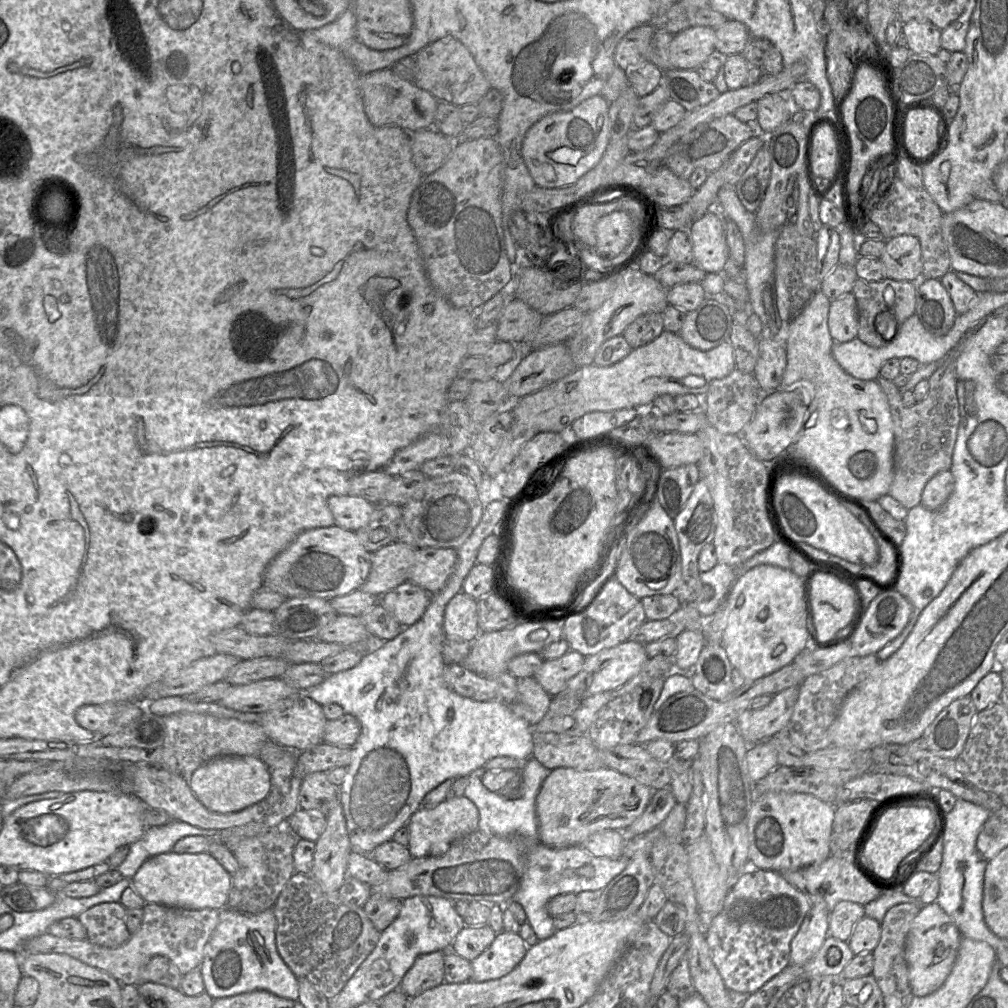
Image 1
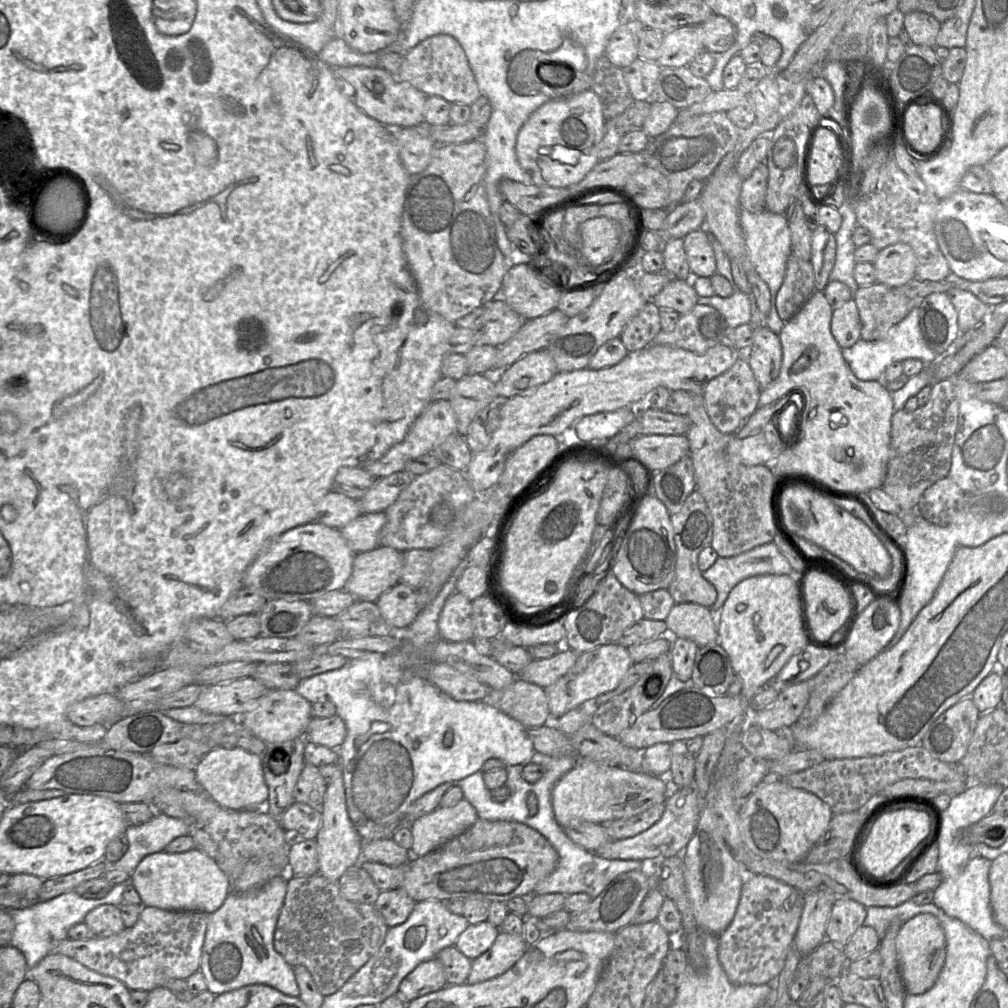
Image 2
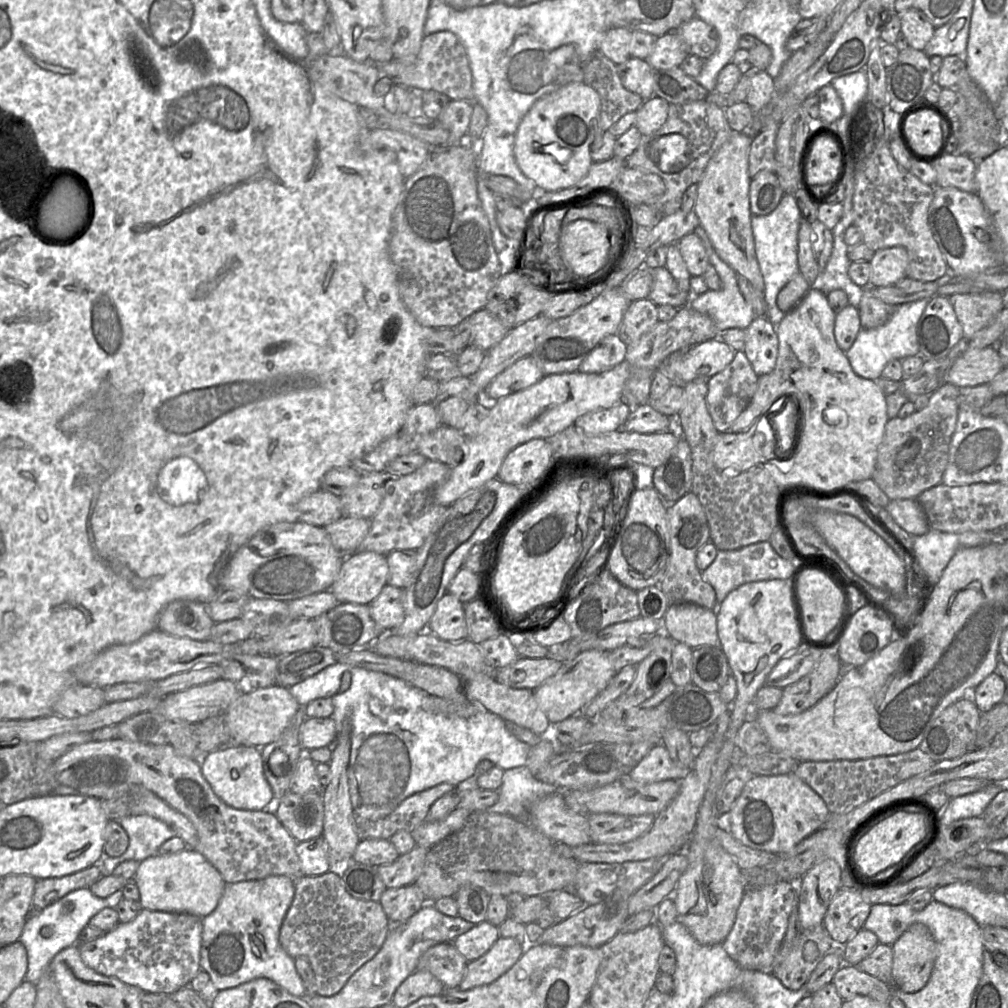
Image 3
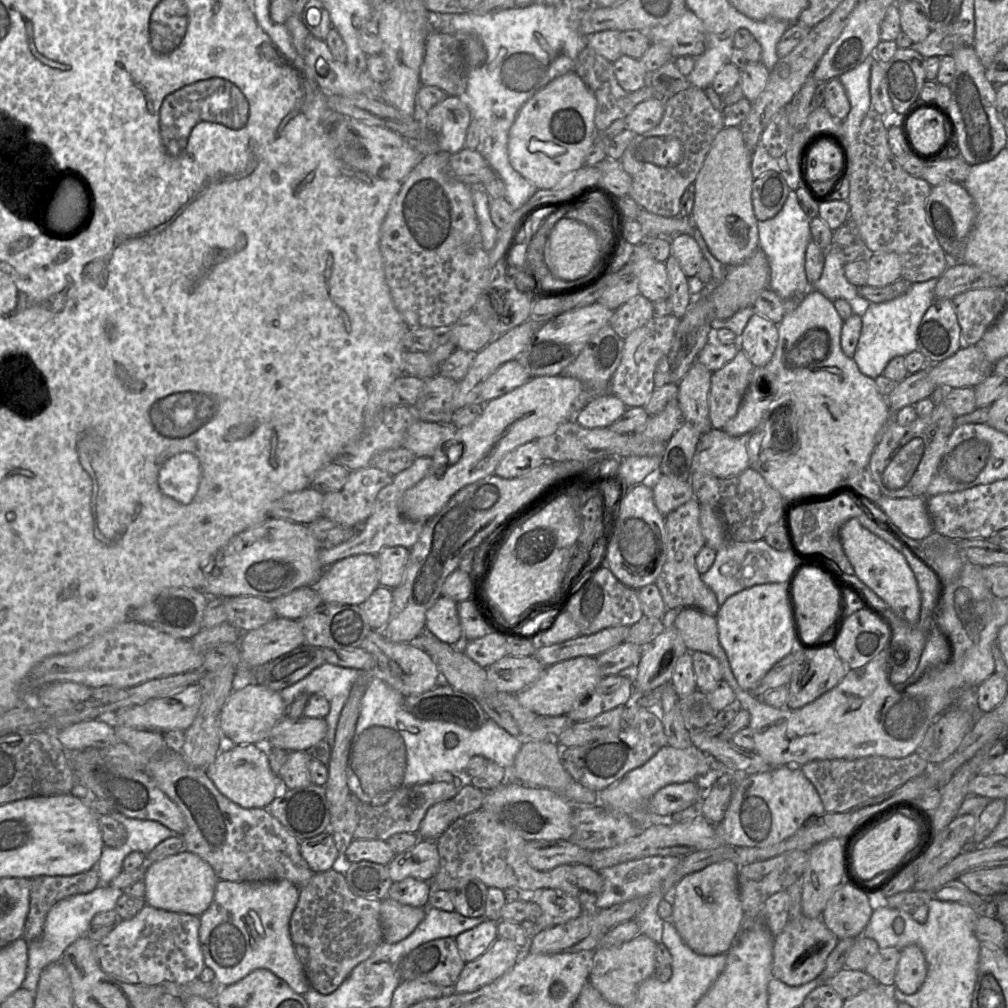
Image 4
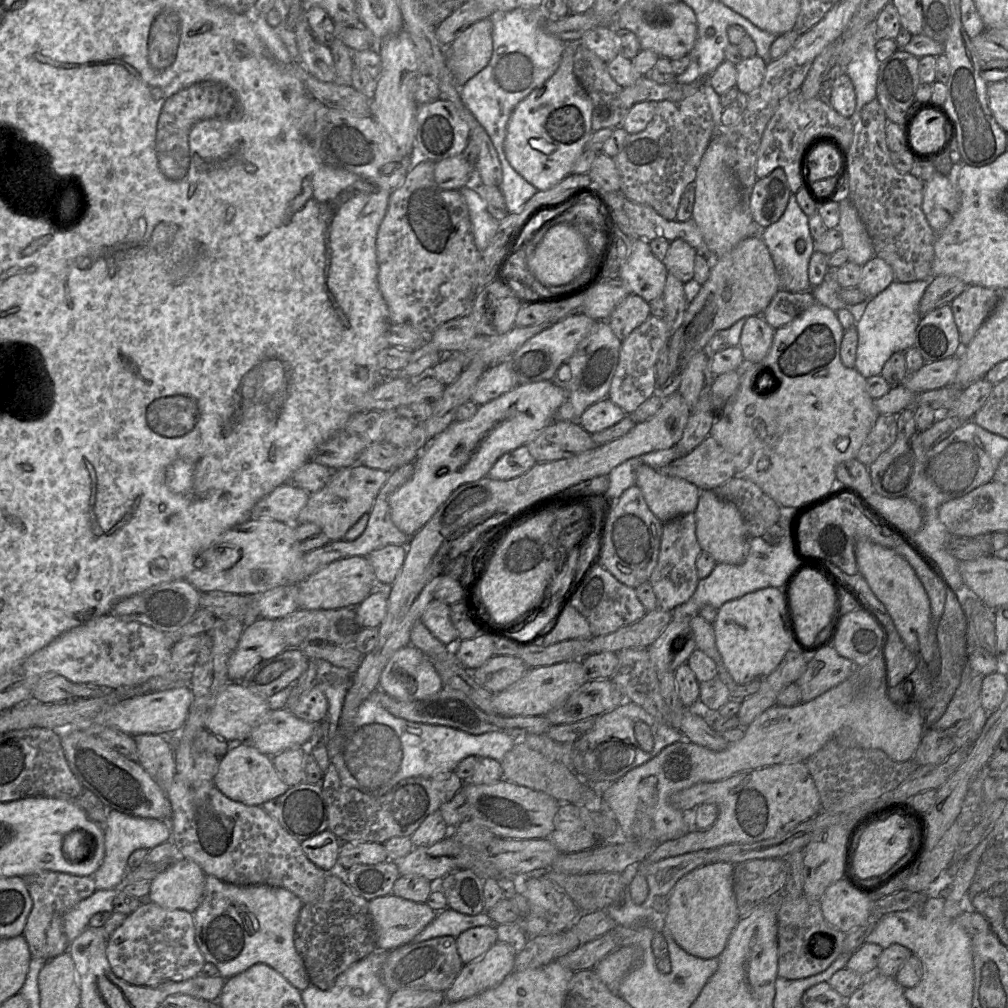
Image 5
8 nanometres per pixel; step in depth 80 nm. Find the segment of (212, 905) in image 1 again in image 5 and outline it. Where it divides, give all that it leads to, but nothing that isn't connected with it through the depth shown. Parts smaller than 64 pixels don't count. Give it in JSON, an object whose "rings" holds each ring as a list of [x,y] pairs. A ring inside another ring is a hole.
{"rings":[[[180,858],[150,882],[147,900],[166,909],[194,913],[203,898],[205,876],[196,862]]]}

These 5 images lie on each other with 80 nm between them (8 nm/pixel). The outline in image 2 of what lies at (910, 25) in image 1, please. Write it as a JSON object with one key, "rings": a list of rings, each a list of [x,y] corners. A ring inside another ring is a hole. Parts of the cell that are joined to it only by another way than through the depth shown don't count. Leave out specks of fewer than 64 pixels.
{"rings":[[[910,12],[904,15],[903,28],[915,45],[935,46],[941,23],[925,12]]]}

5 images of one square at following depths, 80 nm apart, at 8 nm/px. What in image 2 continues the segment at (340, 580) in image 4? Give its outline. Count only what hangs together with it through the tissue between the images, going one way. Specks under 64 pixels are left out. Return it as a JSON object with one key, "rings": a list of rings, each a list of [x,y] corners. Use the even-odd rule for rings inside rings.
{"rings":[[[379,545],[373,550],[355,554],[352,573],[344,589],[354,595],[357,600],[375,602],[380,595],[400,582],[404,564],[403,552],[388,546]]]}

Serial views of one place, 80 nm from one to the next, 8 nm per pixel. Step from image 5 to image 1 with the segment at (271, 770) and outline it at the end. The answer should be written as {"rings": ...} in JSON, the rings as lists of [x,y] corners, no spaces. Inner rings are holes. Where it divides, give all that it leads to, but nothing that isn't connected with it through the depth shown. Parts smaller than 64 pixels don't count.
{"rings":[[[256,756],[214,758],[194,770],[187,779],[199,801],[206,808],[217,813],[225,814],[243,810],[266,799],[271,791],[268,766]]]}

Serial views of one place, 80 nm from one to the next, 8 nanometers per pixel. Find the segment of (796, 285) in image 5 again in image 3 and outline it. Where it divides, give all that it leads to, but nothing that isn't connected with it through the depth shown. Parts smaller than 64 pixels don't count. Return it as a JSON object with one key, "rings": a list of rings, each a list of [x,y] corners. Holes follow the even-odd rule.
{"rings":[[[784,194],[778,206],[765,216],[752,216],[755,253],[765,284],[765,301],[767,310],[765,317],[775,326],[783,319],[785,313],[776,303],[780,290],[798,273],[798,232],[802,215],[794,194]]]}

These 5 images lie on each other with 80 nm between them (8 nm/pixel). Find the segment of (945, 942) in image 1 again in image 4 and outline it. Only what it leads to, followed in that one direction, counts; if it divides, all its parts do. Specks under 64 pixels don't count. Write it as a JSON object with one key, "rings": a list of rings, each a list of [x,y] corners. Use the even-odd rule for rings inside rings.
{"rings":[[[909,945],[900,950],[894,987],[904,994],[914,994],[923,985],[927,975],[927,963],[922,950]]]}

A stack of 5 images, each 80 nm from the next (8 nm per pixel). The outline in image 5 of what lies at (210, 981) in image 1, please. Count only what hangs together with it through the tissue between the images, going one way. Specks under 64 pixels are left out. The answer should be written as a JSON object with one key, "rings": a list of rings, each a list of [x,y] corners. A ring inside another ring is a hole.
{"rings":[[[206,875],[201,904],[193,913],[195,941],[208,963],[214,964],[219,976],[229,979],[251,966],[264,963],[279,972],[299,991],[311,983],[305,968],[304,958],[295,949],[295,924],[303,902],[288,889],[270,885],[236,885]]]}

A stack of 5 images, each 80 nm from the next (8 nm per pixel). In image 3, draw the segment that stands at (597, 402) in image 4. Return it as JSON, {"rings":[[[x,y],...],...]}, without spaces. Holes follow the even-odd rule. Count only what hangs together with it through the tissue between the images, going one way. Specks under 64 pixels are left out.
{"rings":[[[619,401],[610,408],[595,410],[578,417],[574,425],[588,435],[603,434],[621,429],[630,412],[630,407]]]}

